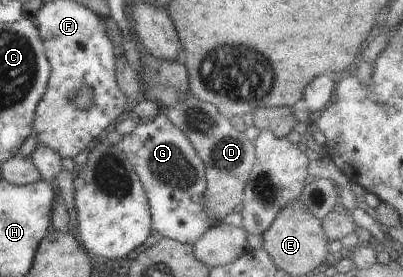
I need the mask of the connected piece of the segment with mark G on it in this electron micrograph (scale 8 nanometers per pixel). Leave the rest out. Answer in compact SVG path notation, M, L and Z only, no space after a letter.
M163 112L150 121L139 121L135 131L123 136L118 147L126 153L143 184L150 205L152 229L164 238L193 246L212 226L212 221L204 206L204 194L208 189L205 164L189 138Z

